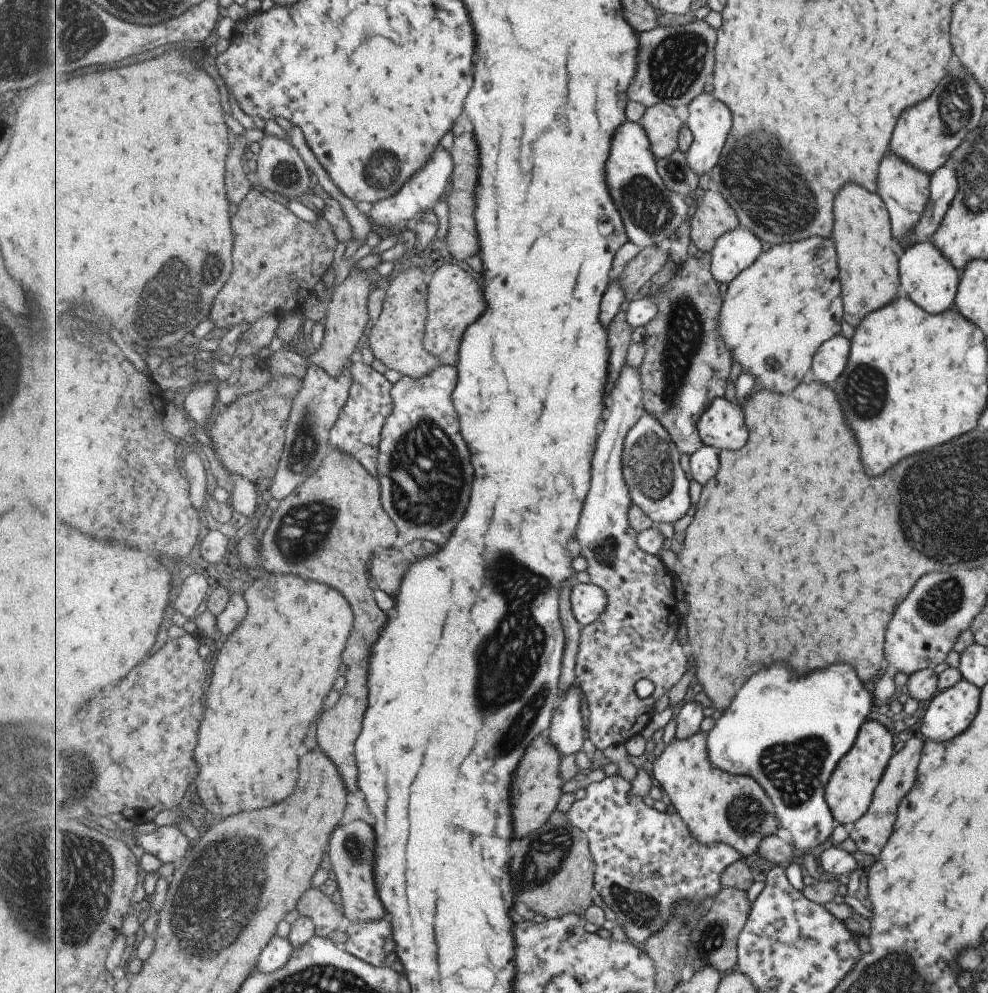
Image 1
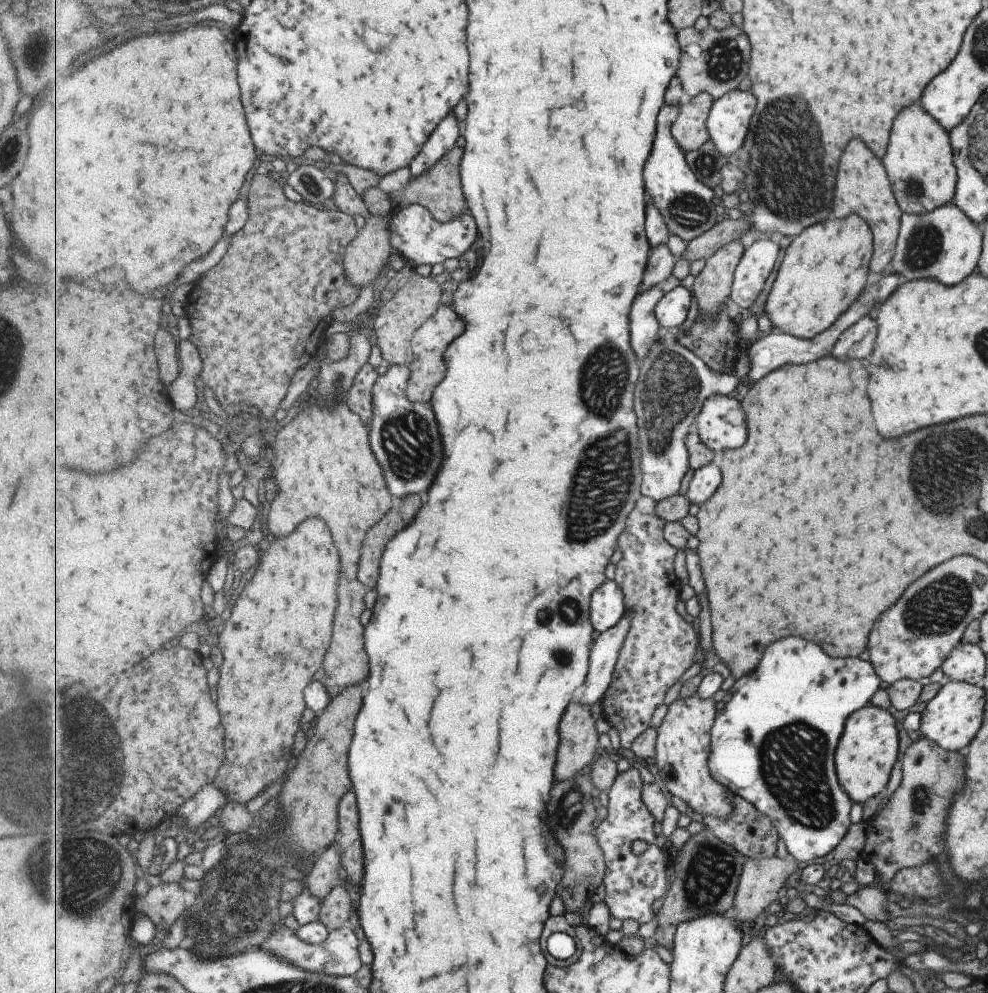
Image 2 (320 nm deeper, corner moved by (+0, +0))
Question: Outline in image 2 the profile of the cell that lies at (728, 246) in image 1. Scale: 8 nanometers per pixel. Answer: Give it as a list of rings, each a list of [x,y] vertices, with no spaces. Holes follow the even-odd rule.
[[[769,237],[755,241],[745,252],[736,268],[732,284],[732,300],[742,308],[749,309],[765,290],[769,276],[773,274],[781,246],[777,238]]]

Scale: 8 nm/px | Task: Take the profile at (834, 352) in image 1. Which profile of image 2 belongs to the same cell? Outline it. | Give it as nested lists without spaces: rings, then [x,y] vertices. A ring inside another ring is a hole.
[[[863,315],[837,338],[831,352],[839,360],[865,358],[873,350],[873,340],[875,340],[875,322],[869,315]]]

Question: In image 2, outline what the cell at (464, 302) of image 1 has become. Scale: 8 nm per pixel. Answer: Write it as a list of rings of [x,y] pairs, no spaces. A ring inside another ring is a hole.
[[[441,305],[440,309],[413,335],[412,351],[414,359],[410,363],[411,382],[408,384],[408,397],[415,402],[429,402],[431,406],[431,398],[435,388],[443,382],[445,378],[445,362],[443,362],[443,354],[445,348],[465,332],[465,322],[455,314],[453,308]]]

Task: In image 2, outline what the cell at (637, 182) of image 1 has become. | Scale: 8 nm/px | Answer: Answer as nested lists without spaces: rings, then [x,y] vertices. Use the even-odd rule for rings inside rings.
[[[666,104],[659,114],[658,131],[656,132],[655,148],[645,166],[645,184],[647,192],[651,194],[652,203],[655,203],[664,214],[671,234],[679,236],[683,241],[691,242],[694,238],[711,230],[717,222],[718,210],[715,210],[715,192],[710,186],[701,182],[691,170],[686,161],[686,155],[679,150],[680,144],[672,133],[673,123],[681,114],[682,104]]]

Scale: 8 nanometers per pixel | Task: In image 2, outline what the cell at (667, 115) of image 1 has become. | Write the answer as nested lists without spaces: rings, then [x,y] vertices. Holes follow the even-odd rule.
[[[703,93],[695,98],[686,98],[682,104],[681,114],[673,123],[672,133],[687,152],[700,149],[710,140],[708,120],[714,102],[712,94]]]

